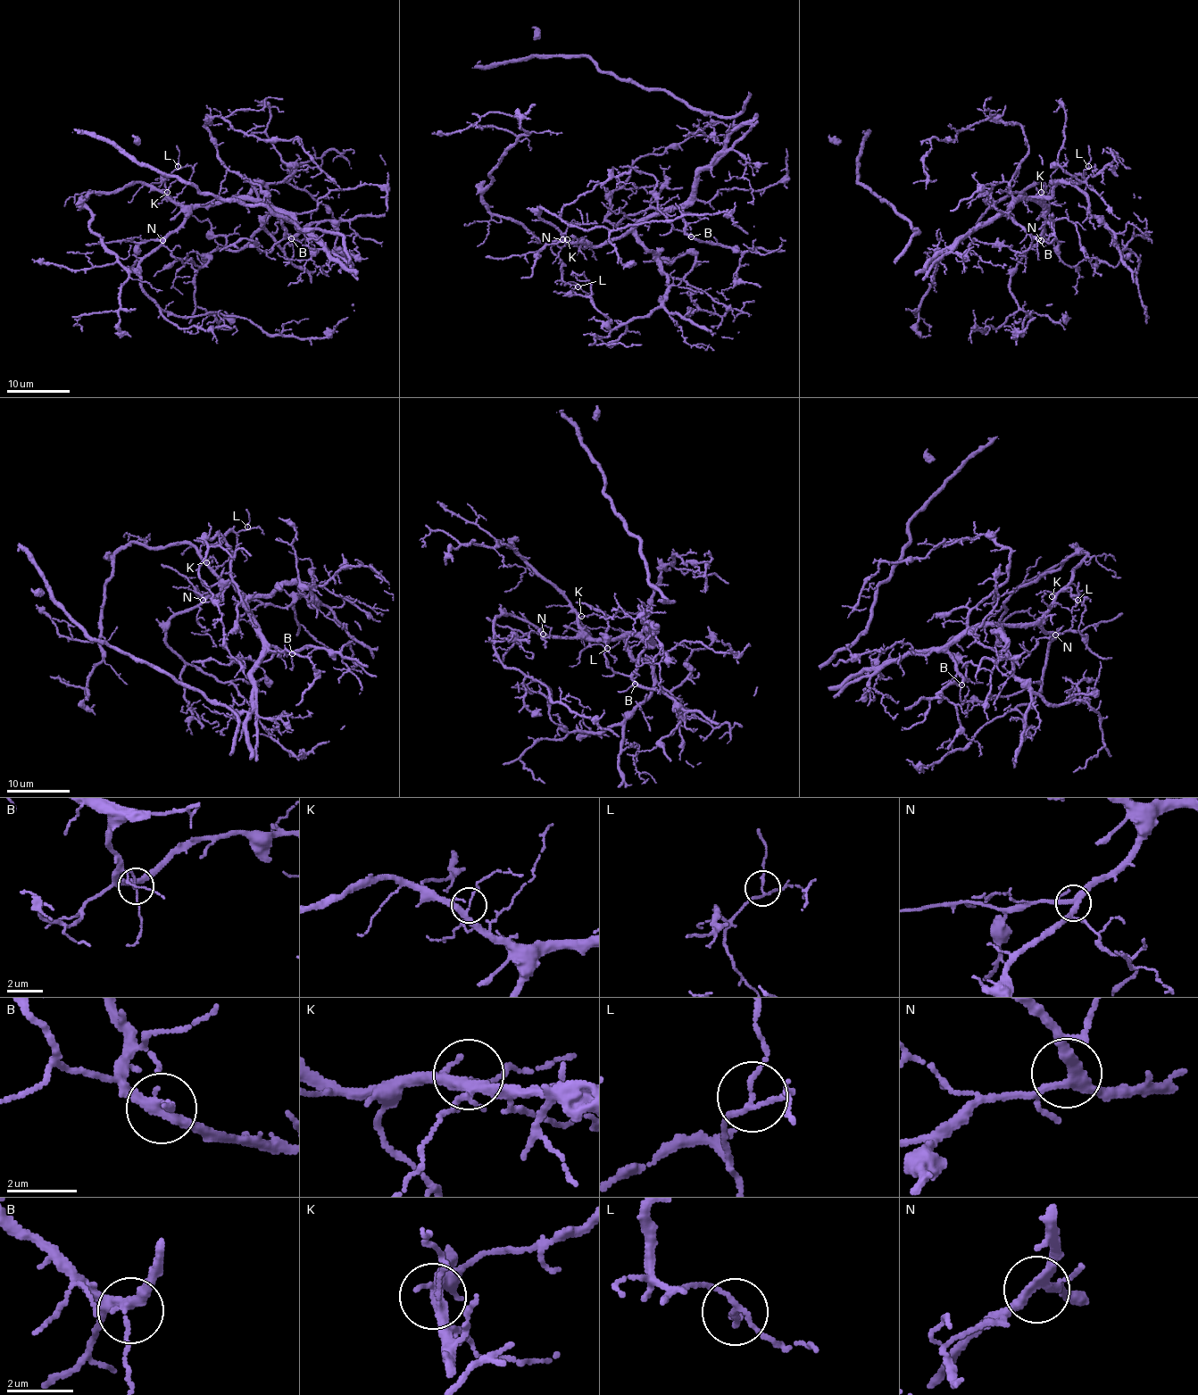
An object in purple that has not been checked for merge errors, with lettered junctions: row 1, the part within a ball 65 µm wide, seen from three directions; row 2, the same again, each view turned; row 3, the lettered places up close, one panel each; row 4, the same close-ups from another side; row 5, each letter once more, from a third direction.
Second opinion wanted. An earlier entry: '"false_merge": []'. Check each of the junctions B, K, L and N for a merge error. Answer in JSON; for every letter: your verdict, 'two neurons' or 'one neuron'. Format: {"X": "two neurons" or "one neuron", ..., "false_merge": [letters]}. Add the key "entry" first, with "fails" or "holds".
{"entry": "holds", "B": "one neuron", "K": "one neuron", "L": "one neuron", "N": "one neuron", "false_merge": []}

